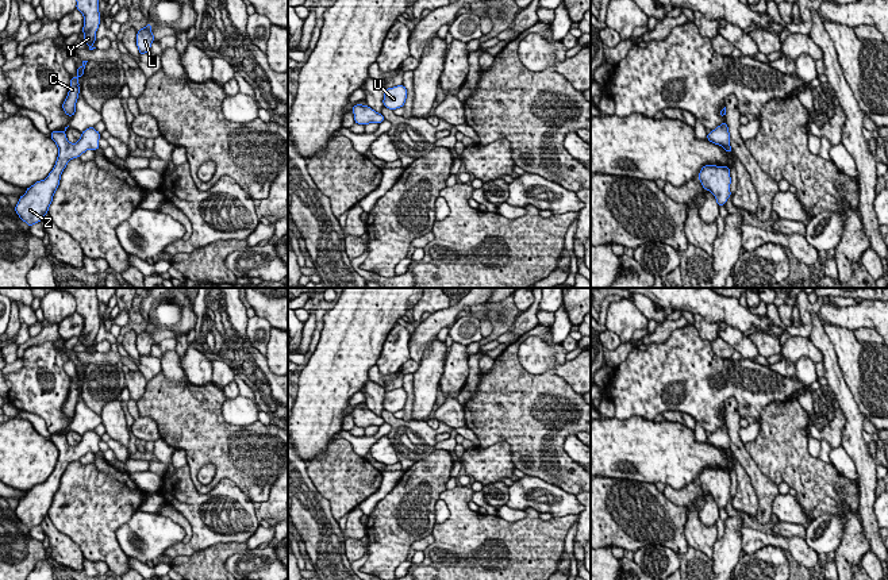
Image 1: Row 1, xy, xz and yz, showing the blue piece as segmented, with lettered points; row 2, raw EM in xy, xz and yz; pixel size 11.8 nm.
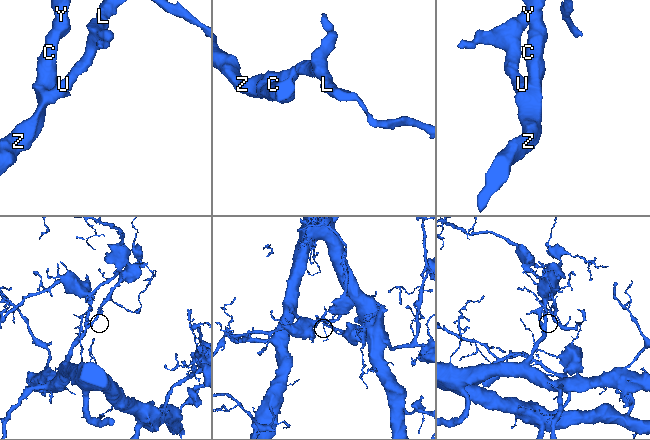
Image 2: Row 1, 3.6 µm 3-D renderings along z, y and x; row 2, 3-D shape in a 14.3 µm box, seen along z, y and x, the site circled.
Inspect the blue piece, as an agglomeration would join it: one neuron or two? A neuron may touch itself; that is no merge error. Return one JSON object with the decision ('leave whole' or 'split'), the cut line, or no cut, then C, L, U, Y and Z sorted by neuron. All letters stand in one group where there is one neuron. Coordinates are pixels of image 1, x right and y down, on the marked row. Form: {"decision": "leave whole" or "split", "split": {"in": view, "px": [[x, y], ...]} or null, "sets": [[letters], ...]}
{"decision": "leave whole", "split": null, "sets": [["C", "L", "U", "Y", "Z"]]}

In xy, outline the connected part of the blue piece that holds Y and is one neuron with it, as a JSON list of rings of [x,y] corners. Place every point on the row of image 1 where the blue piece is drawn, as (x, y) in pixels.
[[[76,0],[78,9],[84,15],[84,27],[81,32],[85,34],[82,42],[87,43],[89,50],[93,50],[92,45],[96,42],[96,31],[100,24],[99,0]]]

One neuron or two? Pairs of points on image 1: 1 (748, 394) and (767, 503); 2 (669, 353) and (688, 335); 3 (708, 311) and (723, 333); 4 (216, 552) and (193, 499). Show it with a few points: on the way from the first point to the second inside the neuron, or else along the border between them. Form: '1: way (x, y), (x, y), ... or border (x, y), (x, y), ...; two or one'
1: border (727, 398), (735, 400), (737, 413), (741, 417); two
2: way (673, 350), (684, 340); one
3: border (721, 322), (726, 322), (742, 331); two
4: border (243, 542), (215, 542), (184, 556); two

